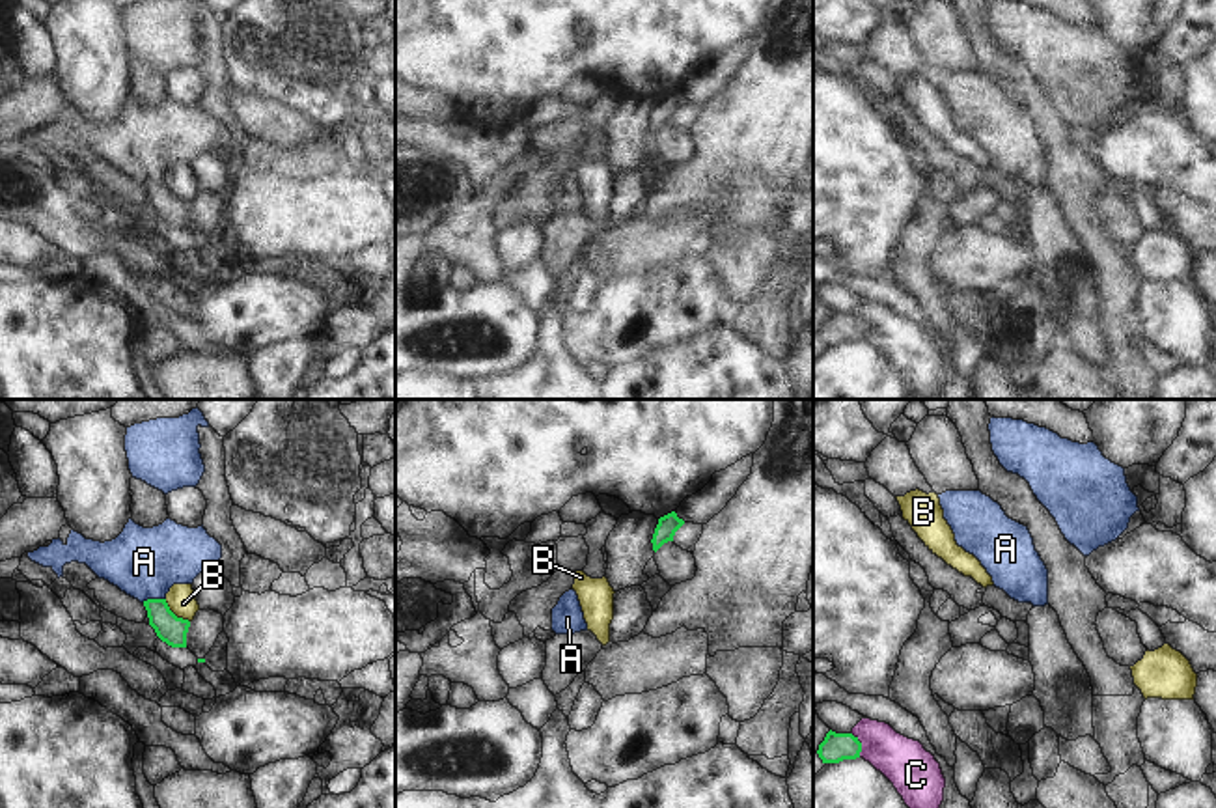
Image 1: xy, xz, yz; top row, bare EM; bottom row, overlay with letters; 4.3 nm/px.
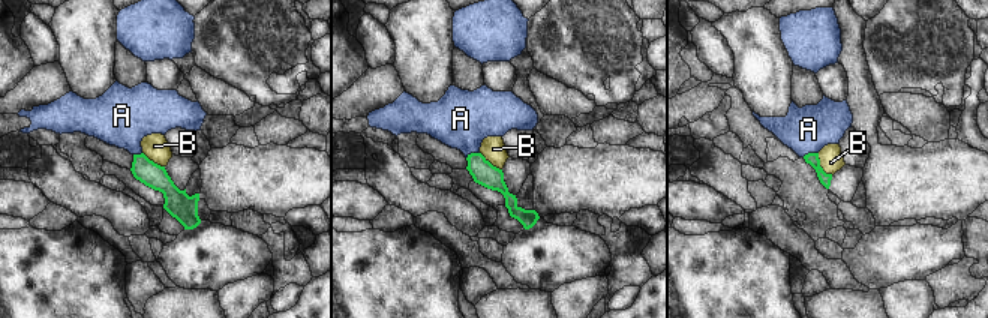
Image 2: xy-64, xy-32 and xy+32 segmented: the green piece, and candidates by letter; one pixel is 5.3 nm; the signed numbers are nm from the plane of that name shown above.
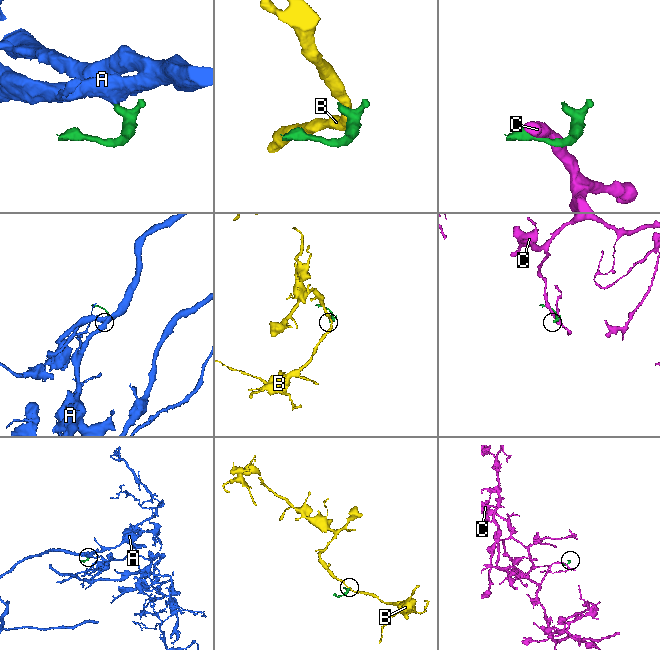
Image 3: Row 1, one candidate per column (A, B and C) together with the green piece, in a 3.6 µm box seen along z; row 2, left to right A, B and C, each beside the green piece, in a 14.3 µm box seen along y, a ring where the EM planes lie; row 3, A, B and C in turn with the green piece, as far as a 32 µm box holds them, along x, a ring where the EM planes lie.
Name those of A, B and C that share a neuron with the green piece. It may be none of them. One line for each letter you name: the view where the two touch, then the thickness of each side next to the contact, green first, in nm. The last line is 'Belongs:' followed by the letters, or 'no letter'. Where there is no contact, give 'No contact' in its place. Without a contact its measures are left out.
A: Touches green in xy. Thickness 120 nm (green) against 300 nm
Belongs: A

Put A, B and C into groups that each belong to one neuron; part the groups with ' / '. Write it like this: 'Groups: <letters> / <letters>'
Groups: A / B / C

